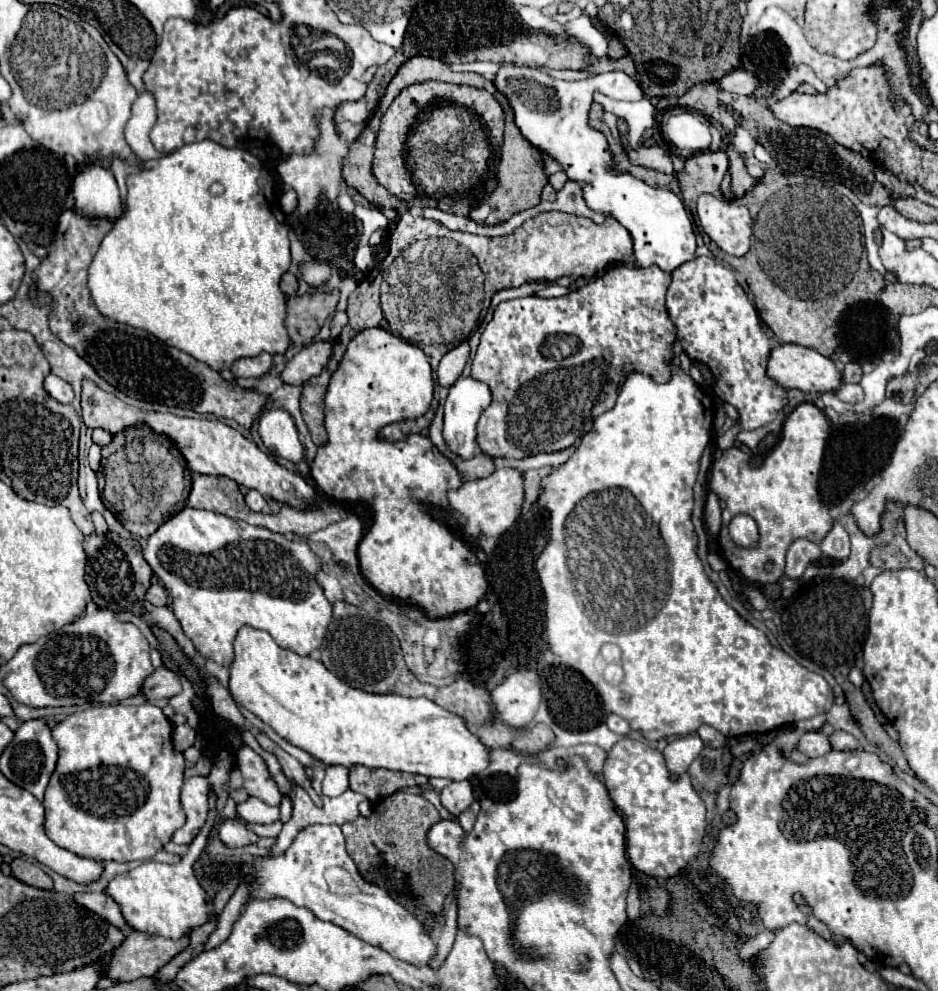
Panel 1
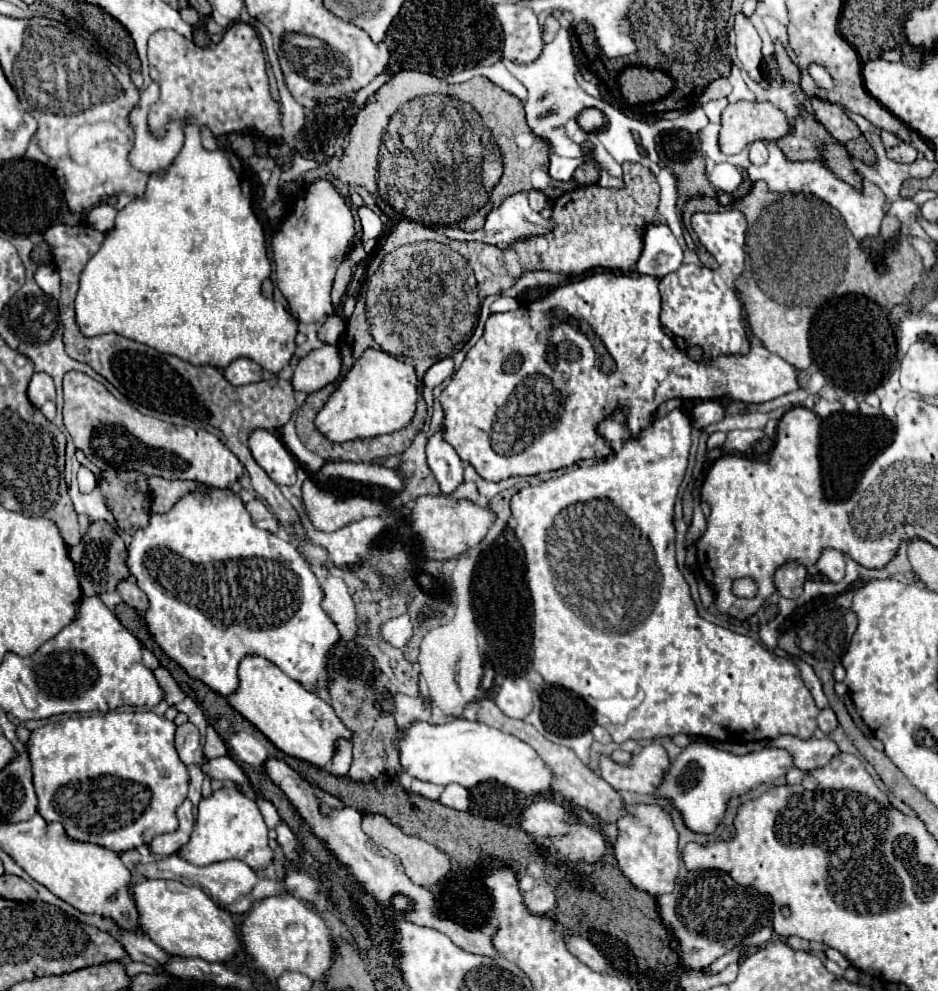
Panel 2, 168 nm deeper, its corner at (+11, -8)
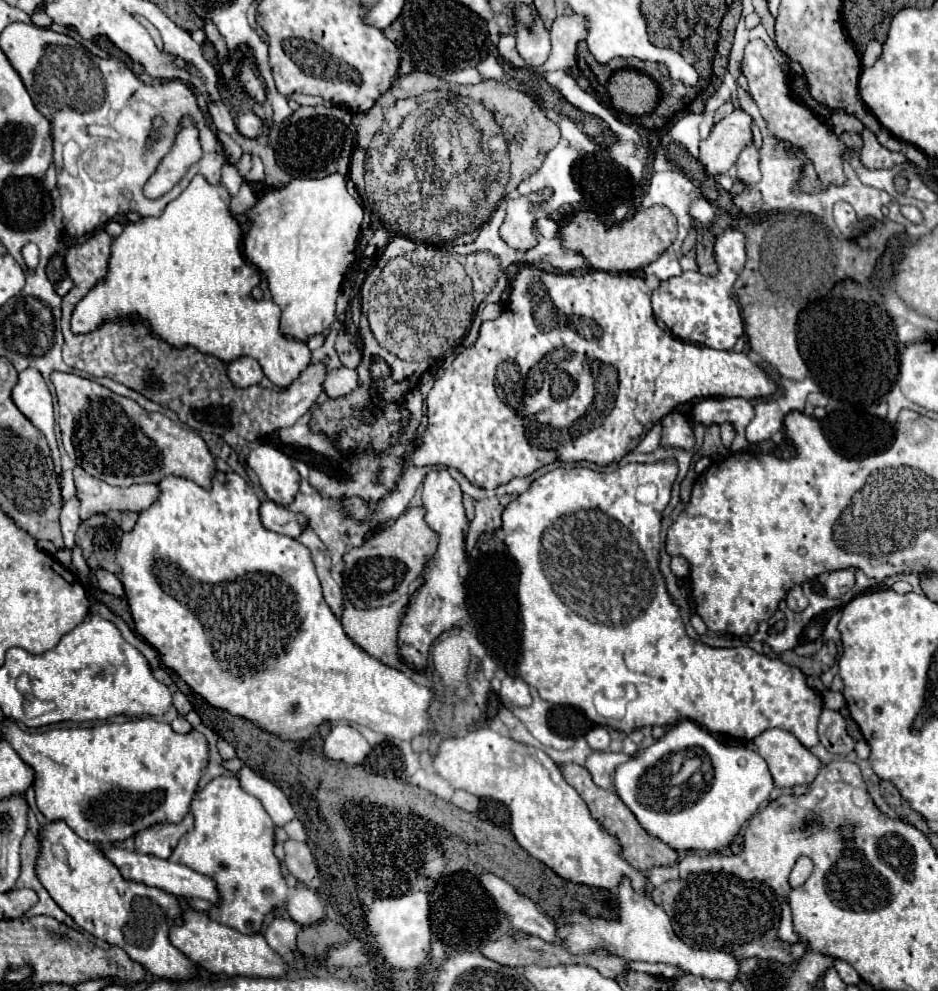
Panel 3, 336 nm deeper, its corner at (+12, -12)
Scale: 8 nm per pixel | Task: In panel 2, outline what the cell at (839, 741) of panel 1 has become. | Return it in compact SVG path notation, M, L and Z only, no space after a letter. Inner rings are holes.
M782 734L772 740L766 740L766 746L788 750L788 754L792 754L794 766L806 774L812 770L818 770L820 766L826 766L832 760L832 756L840 752L830 738L800 740L790 734Z

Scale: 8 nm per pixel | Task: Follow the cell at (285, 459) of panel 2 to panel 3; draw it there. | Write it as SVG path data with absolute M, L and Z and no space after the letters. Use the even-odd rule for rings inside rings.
M257 444L247 456L247 466L257 474L269 500L281 506L293 502L299 492L299 472L281 450L269 444Z

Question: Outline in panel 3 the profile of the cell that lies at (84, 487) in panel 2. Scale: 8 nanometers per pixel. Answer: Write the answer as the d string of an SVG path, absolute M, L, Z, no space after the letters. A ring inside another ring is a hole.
M71 496L65 506L63 506L63 512L61 512L61 530L63 530L63 538L65 538L65 548L71 548L73 546L73 538L75 538L75 532L81 524L81 518L79 518L79 506L81 506L81 500L75 496Z

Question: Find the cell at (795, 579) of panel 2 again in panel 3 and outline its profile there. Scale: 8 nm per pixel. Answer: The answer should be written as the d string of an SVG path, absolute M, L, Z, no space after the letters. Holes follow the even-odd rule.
M793 586L793 588L787 592L785 602L787 602L789 608L793 608L793 612L801 612L801 610L807 606L807 598L805 598L801 586Z

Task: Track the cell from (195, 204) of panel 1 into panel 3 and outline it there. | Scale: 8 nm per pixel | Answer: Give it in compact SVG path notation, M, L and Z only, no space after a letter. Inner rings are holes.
M197 174L197 176L189 182L189 186L187 186L173 202L169 202L169 204L165 206L165 210L163 210L161 216L157 216L157 218L153 218L153 216L143 216L143 218L139 218L137 222L125 224L123 232L121 232L117 238L113 238L113 244L111 244L111 258L109 258L109 264L107 264L107 274L105 274L103 278L99 278L97 284L87 292L87 296L75 306L73 318L71 318L71 330L73 330L75 334L89 334L89 332L97 330L103 322L123 322L123 320L133 320L133 316L139 316L141 324L149 330L151 336L155 336L155 338L167 342L167 344L173 346L173 348L187 348L187 346L193 346L193 348L197 348L199 352L209 354L209 356L215 356L215 358L219 358L219 360L223 360L223 362L233 362L233 360L237 360L237 358L241 358L241 356L251 356L251 358L255 358L255 360L259 362L263 374L265 374L275 386L287 388L287 386L309 366L311 350L307 348L305 342L289 340L289 338L285 338L285 336L281 334L281 330L279 330L279 316L281 316L281 310L279 310L279 306L277 306L273 300L259 300L259 302L257 302L257 300L251 298L251 290L261 282L261 276L259 276L259 270L257 270L253 264L249 264L249 262L245 260L245 256L243 256L243 248L241 248L243 232L241 232L241 226L239 226L239 222L235 220L235 216L233 216L229 204L231 204L231 194L229 194L229 190L227 190L221 182L219 182L219 184L211 184L211 182L205 180L203 174Z

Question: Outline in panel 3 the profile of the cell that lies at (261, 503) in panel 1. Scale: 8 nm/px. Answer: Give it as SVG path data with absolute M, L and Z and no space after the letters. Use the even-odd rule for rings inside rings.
M263 500L259 506L259 518L261 524L271 530L271 532L279 532L291 538L299 536L299 530L307 524L307 518L303 518L301 514L289 512L287 508L271 502L271 500Z

